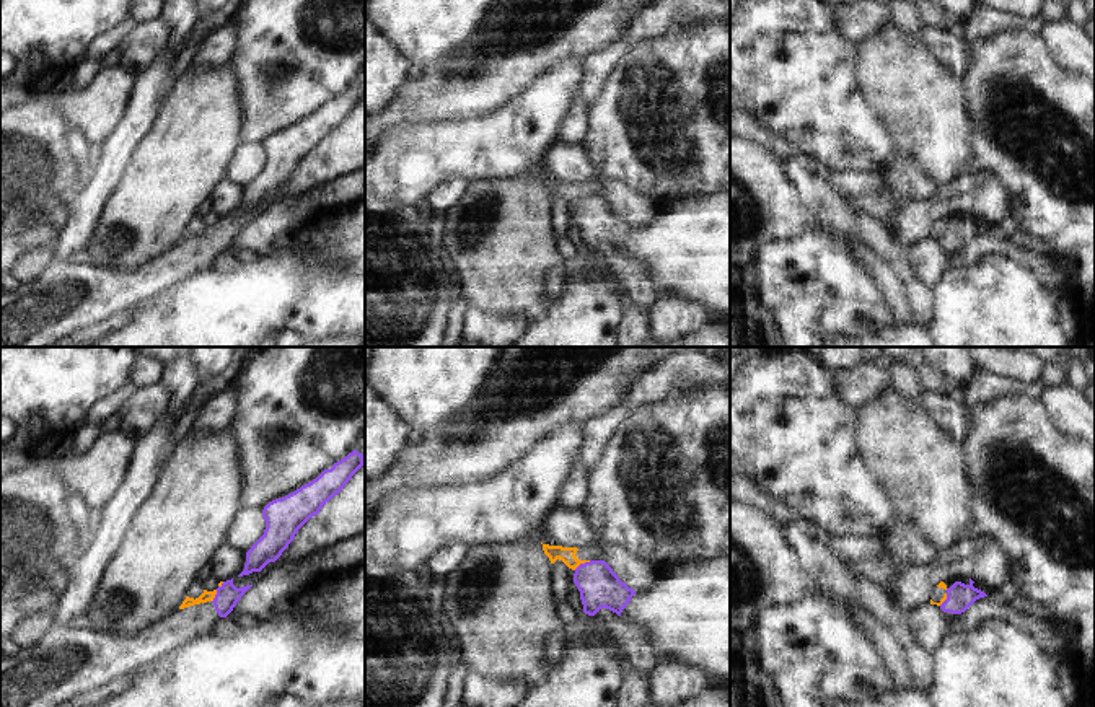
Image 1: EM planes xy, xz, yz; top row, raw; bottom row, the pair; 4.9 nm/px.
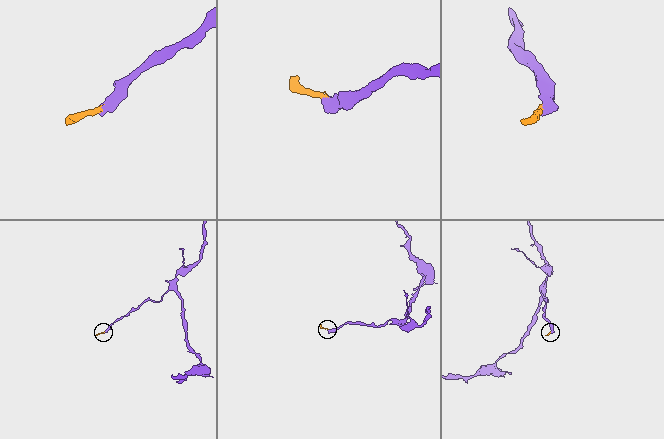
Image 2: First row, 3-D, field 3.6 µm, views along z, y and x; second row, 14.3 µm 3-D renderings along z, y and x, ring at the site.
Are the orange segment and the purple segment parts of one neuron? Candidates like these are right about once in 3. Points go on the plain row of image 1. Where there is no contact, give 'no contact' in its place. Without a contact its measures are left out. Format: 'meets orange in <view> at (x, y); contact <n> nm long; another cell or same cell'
meets orange in xz at (582, 197); contact 100 nm long; another cell

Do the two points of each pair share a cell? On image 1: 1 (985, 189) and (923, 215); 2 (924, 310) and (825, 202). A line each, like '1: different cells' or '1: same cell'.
1: same cell
2: same cell

